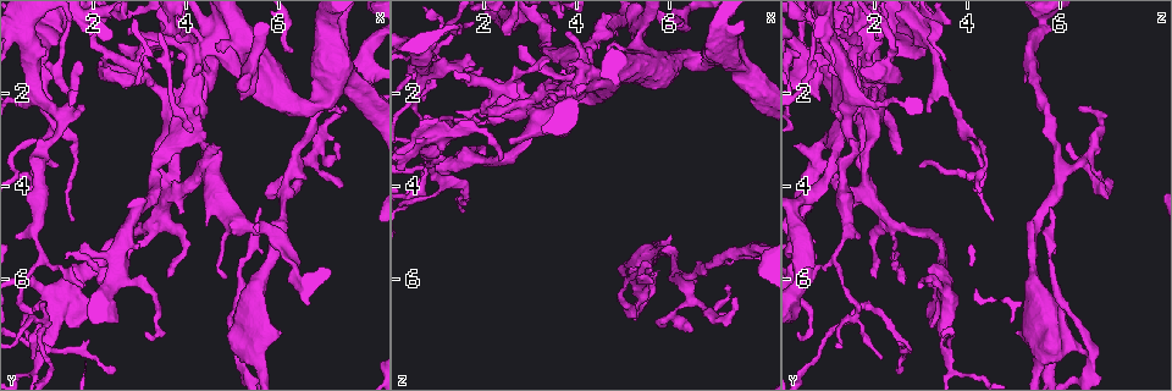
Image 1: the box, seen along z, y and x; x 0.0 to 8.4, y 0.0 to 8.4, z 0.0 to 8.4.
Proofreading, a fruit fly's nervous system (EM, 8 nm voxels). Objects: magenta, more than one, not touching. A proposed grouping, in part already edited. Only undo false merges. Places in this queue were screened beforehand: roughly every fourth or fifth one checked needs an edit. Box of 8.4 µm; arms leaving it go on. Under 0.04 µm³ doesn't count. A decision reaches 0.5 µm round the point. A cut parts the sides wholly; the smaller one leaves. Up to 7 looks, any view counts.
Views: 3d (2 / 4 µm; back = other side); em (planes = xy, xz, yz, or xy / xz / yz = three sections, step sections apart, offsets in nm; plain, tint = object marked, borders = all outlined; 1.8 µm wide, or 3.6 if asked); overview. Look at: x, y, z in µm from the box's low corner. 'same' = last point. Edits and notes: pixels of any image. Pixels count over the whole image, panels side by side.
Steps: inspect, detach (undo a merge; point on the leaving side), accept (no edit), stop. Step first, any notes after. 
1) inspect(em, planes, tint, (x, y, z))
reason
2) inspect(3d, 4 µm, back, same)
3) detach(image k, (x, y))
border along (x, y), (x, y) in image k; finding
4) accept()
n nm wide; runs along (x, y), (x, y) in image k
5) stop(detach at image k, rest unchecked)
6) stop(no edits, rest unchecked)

inspect(em, planes, tint, (5.25, 7.65, 6.65))
sudden change in width

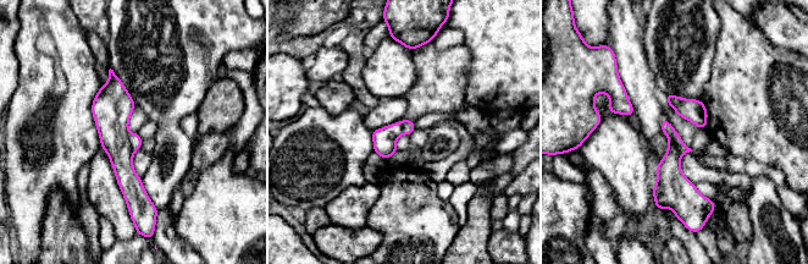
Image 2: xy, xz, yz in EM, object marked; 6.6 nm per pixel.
detach(image 2, (671, 181))
the part that leaves runs along (111, 75), (114, 138), (149, 204) in image 2; a second cell is stuck on

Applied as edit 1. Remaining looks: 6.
inspect(overview)

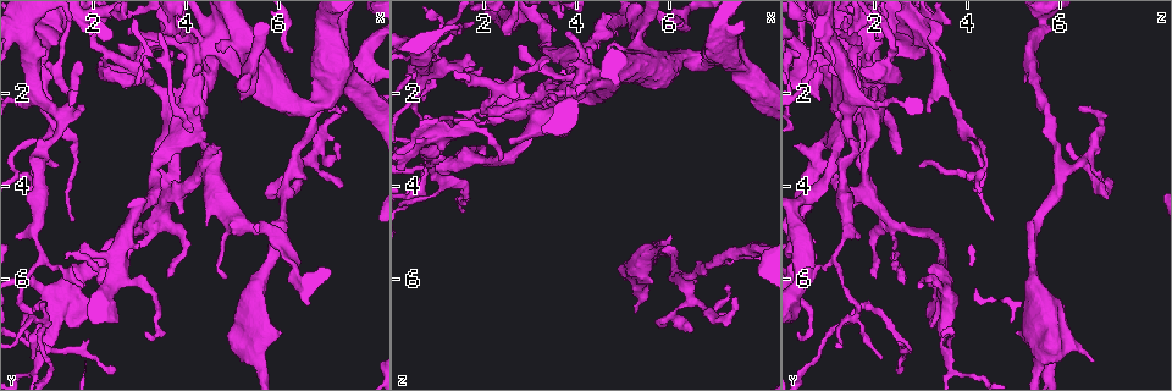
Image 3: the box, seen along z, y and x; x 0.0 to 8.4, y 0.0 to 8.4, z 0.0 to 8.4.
inspect(3d, 2 µm, (3.00, 1.45, 2.25))
closes a loop

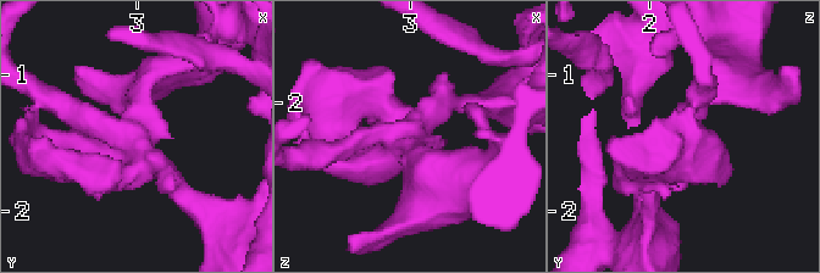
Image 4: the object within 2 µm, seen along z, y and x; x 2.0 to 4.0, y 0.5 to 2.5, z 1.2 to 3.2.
inspect(em, planes, plain, (3.00, 1.50, 2.28))
shape alone is not enough

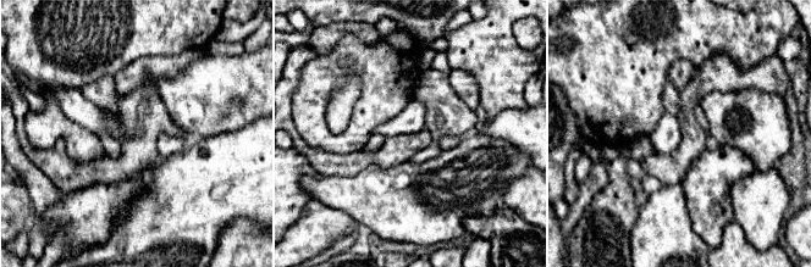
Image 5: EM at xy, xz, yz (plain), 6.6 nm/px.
inspect(em, planes, borders, same)
see the neighbours

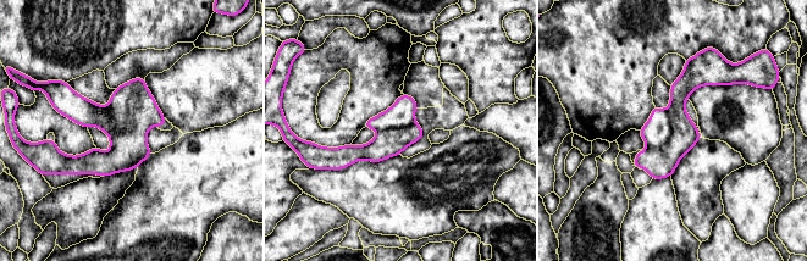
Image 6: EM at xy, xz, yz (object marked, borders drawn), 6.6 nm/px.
accept()
all the same cell

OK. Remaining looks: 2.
inspect(3d, 2 µm, (0.75, 2.05, 1.40))
three-way junction

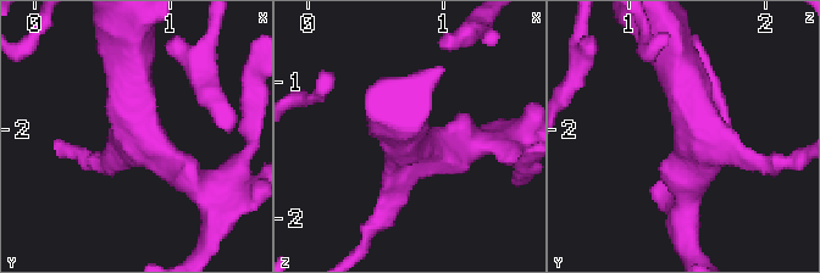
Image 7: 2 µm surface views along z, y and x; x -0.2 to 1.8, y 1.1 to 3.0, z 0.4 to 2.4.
inspect(em, 3.6 µm, planes, tint, (0.76, 1.98, 1.46))
3 arms; shape alone is not enough

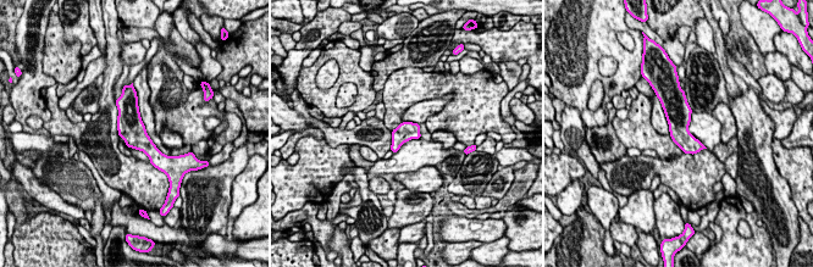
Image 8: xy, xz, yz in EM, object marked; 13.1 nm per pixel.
accept()
260 nm wide; all the same cell

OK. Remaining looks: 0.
stop(detach at image 2, rest unchecked)

